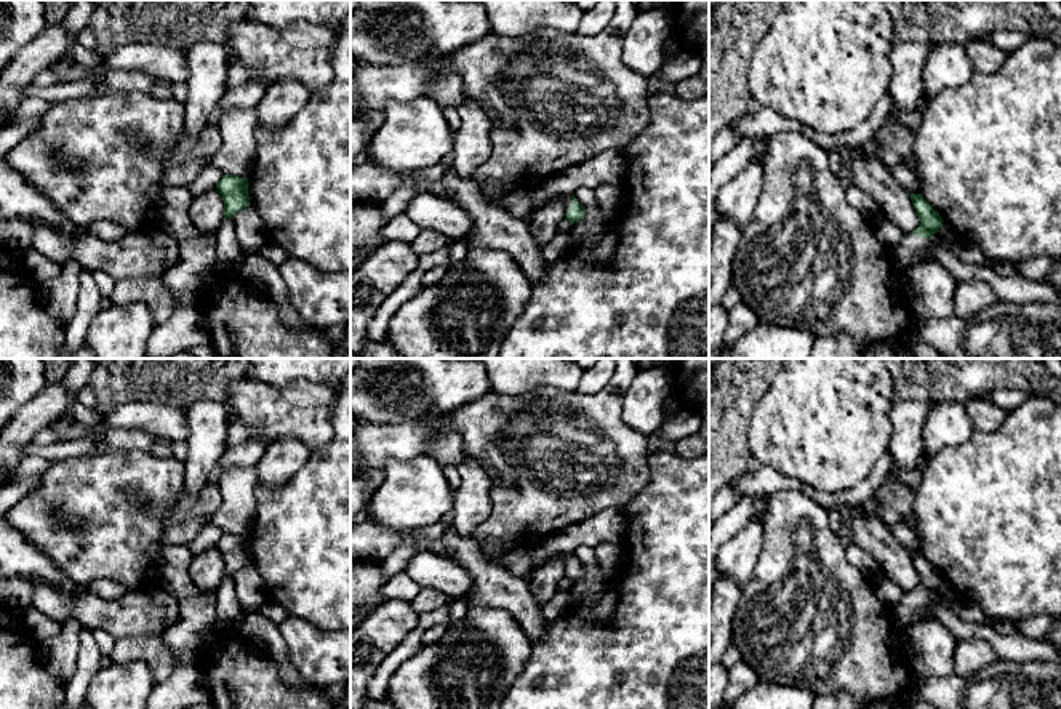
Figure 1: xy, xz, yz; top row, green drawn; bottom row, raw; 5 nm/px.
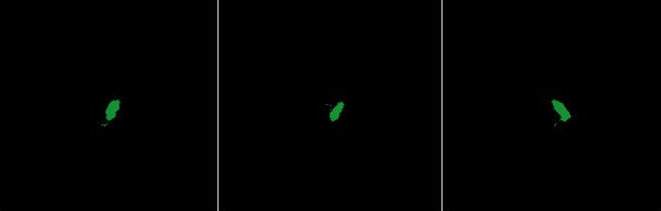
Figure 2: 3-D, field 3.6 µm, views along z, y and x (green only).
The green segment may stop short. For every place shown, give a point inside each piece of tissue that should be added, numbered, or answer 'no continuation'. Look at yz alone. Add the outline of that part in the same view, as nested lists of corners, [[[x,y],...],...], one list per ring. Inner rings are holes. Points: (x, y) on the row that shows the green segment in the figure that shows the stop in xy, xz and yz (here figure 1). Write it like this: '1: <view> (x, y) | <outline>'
1: yz (911, 247) | [[[914,234],[904,235],[901,243],[893,248],[895,270],[901,274],[906,267],[909,267],[909,264],[922,254],[928,242],[928,238],[915,237]]]

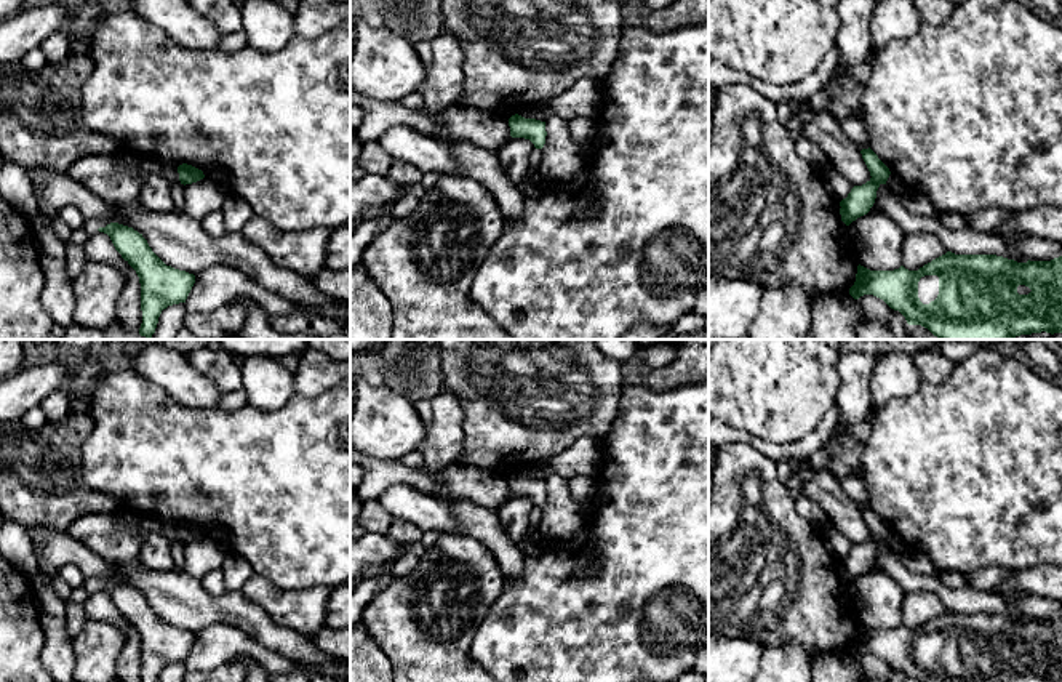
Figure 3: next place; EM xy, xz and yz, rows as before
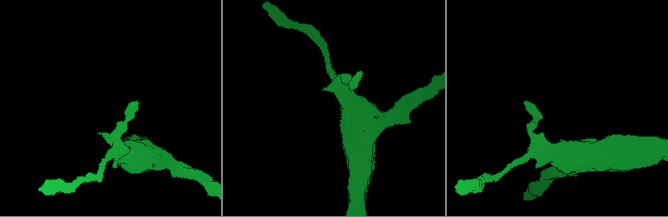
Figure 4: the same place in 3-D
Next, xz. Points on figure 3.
no continuation

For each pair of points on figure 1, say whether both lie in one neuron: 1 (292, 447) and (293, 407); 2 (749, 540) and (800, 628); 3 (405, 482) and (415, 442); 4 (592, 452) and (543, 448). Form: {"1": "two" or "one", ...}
{"1": "two", "2": "two", "3": "two", "4": "one"}

